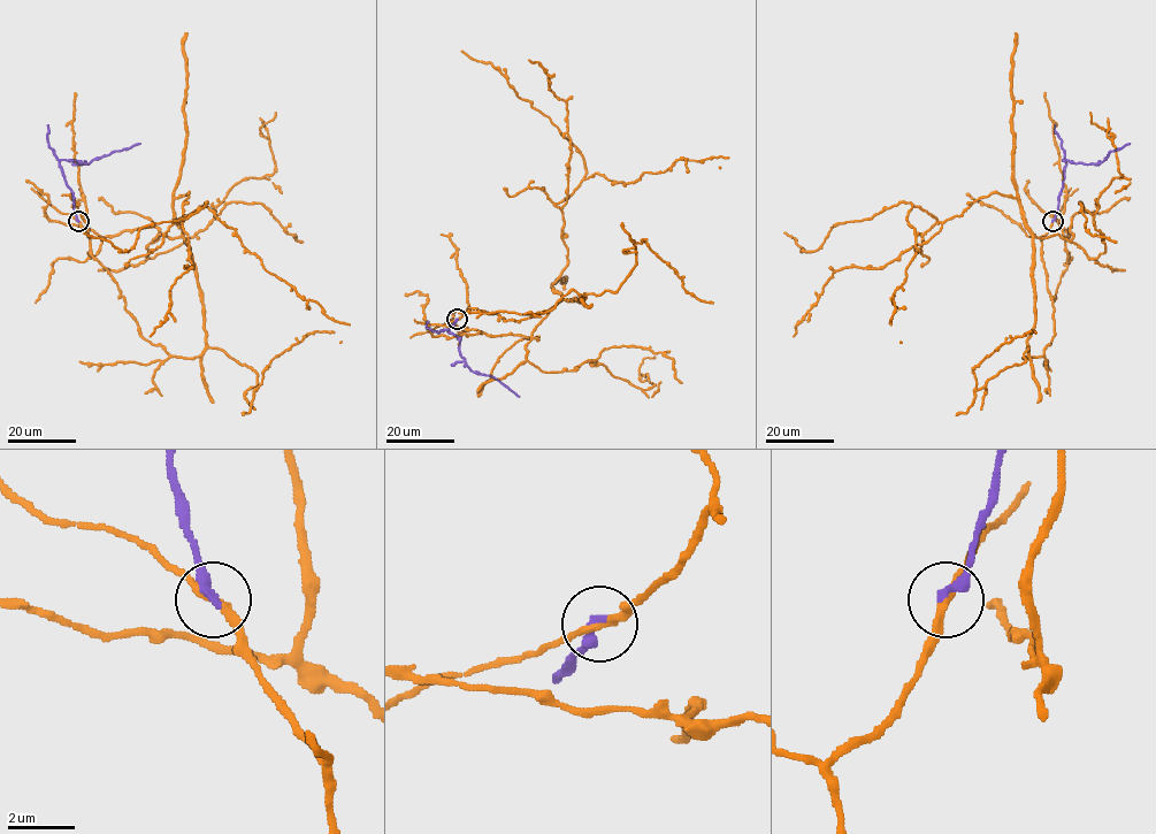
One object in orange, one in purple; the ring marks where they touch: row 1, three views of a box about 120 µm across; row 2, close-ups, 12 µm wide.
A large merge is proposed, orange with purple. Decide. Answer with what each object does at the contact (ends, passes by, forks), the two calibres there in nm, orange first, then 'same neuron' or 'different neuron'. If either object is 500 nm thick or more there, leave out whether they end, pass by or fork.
orange passes by | purple ends | 200/340 nm | different neuron

